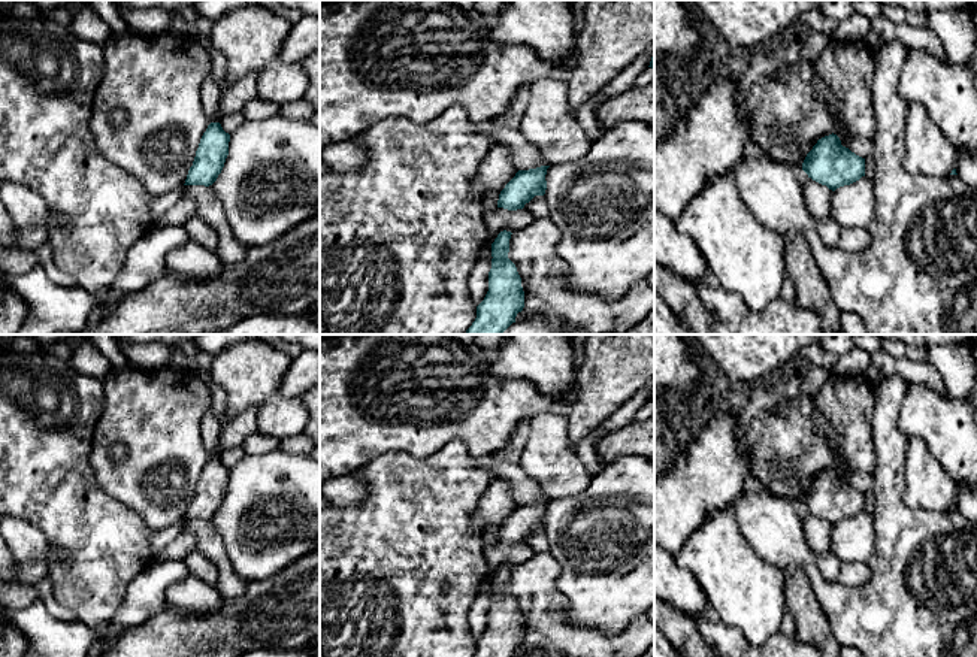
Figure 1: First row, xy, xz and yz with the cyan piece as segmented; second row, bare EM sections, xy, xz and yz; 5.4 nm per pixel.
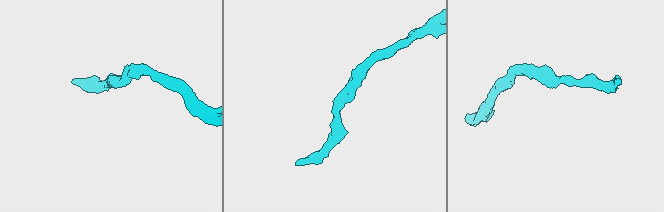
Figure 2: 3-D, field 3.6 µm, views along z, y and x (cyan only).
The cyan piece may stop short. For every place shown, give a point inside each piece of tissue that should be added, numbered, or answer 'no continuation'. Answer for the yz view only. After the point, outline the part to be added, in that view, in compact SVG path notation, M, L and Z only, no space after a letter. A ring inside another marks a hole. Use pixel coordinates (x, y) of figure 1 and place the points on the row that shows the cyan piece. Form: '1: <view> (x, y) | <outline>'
no continuation

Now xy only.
no continuation

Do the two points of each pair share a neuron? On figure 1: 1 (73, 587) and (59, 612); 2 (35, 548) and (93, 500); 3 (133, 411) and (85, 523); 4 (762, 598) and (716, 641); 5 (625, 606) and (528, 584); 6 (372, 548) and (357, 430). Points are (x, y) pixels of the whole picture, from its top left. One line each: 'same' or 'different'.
1: different
2: different
3: different
4: different
5: different
6: different

